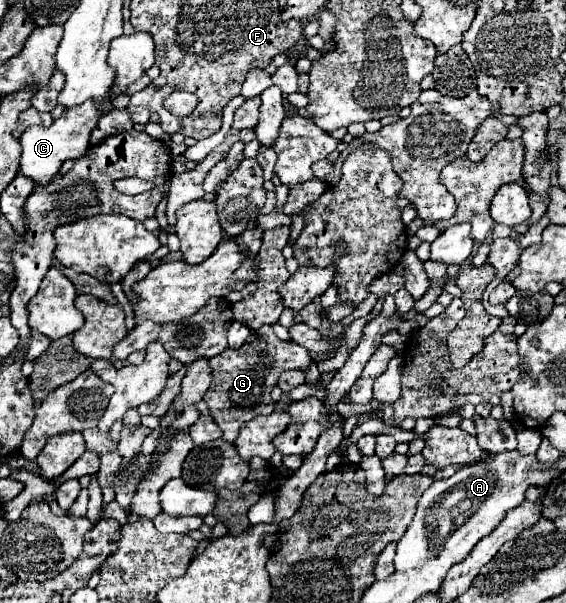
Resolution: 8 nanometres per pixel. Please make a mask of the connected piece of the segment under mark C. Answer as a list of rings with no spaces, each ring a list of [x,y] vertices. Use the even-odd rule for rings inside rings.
[[[84,102],[82,106],[74,106],[66,110],[58,120],[54,120],[48,128],[46,126],[30,126],[22,138],[22,156],[20,156],[20,172],[30,176],[36,184],[48,184],[52,176],[58,172],[64,160],[80,158],[86,154],[90,146],[90,132],[98,124],[98,106],[94,102]]]

